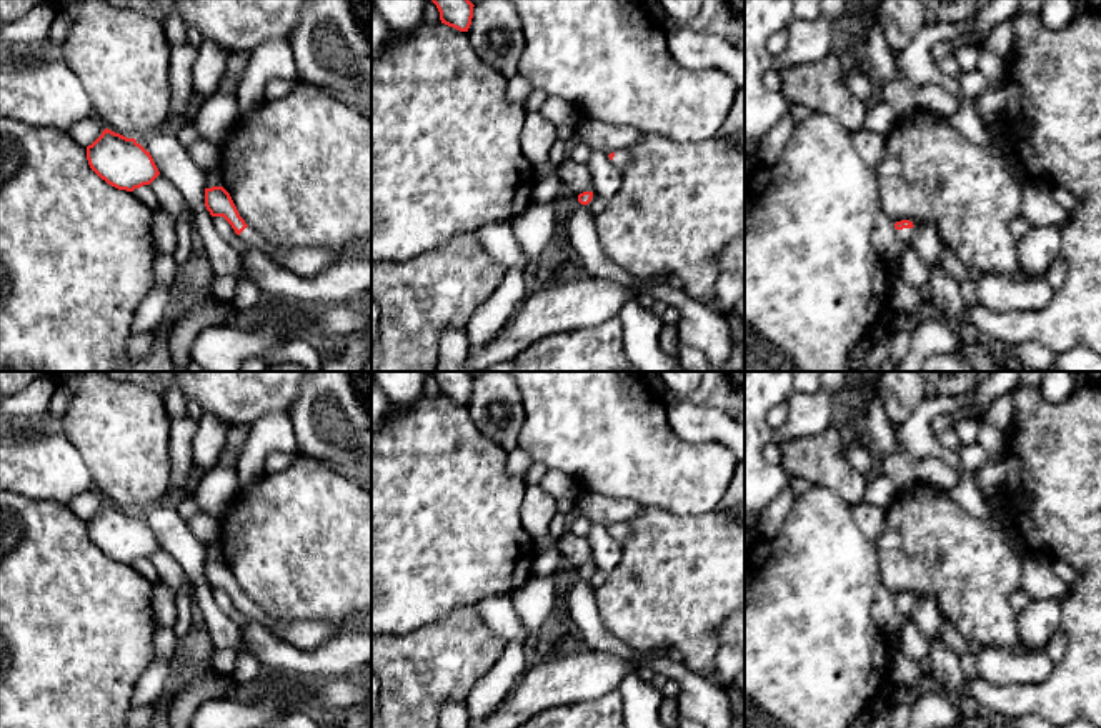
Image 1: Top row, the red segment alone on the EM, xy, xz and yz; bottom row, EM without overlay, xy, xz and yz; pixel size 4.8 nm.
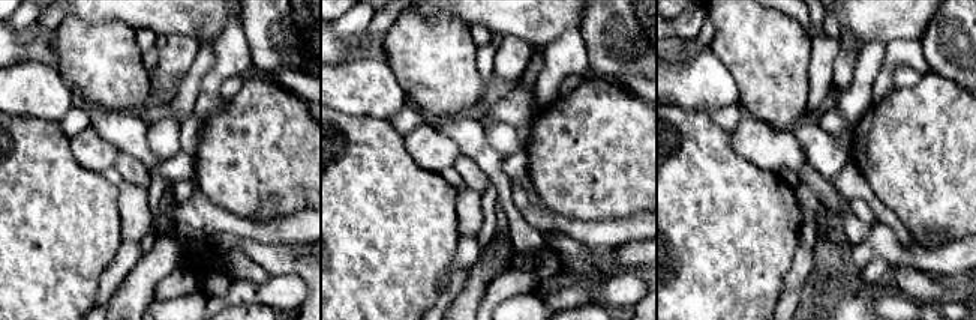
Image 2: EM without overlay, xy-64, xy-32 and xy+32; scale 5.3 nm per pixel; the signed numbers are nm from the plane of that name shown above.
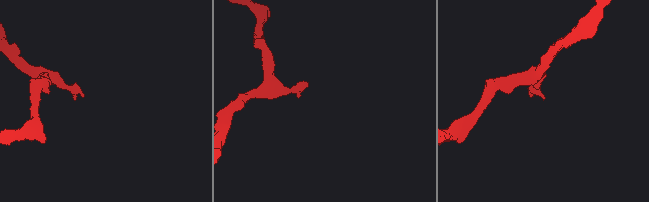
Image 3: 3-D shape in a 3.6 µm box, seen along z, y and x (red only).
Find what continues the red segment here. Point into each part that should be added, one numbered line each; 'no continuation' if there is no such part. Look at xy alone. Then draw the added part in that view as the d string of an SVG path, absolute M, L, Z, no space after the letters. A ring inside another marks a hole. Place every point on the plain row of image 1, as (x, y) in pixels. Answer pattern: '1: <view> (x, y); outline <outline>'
1: xy (255, 613); outline M247 600L240 610L255 623L263 625L267 630L270 630L267 626L267 620L268 616L263 613L263 610L260 606L257 606L253 601ZM270 630L272 631L272 630ZM272 631L273 633L273 631ZM273 633L275 635L275 633ZM275 635L276 636L276 635Z

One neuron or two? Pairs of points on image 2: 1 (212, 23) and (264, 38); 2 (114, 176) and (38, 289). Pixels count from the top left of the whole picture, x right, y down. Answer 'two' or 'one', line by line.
1: two
2: two

